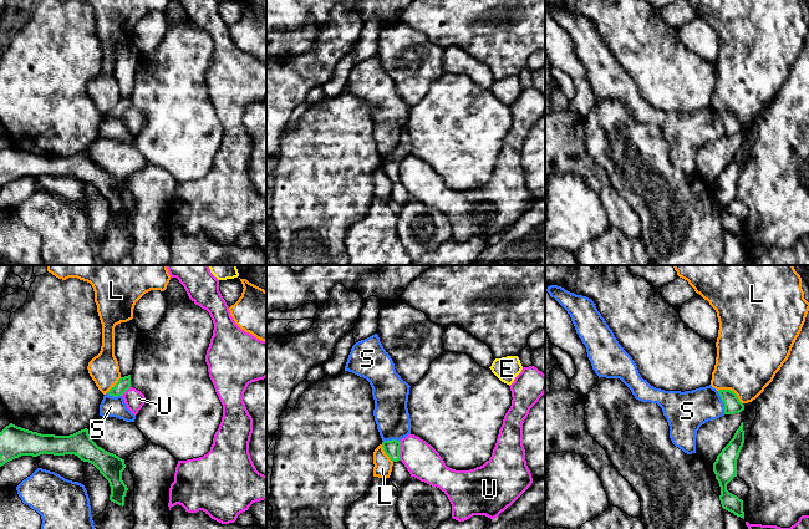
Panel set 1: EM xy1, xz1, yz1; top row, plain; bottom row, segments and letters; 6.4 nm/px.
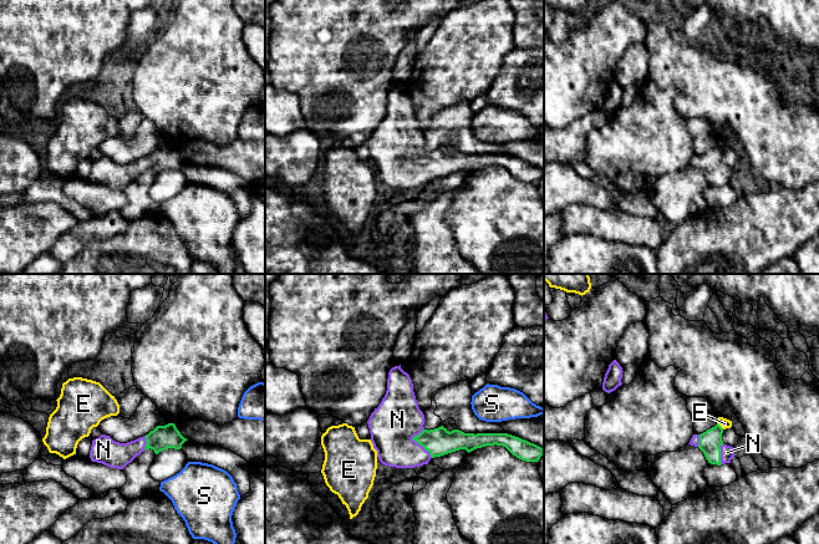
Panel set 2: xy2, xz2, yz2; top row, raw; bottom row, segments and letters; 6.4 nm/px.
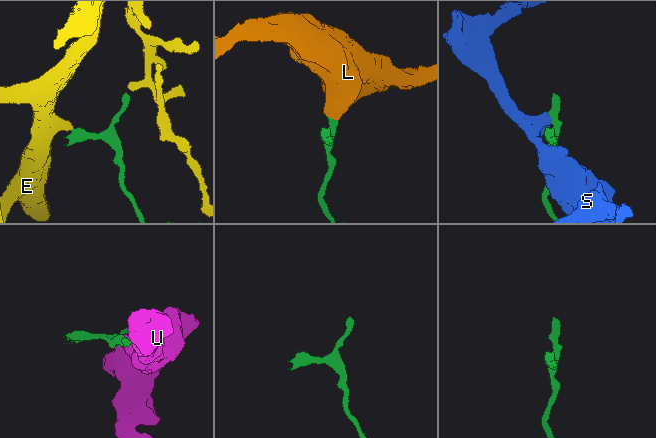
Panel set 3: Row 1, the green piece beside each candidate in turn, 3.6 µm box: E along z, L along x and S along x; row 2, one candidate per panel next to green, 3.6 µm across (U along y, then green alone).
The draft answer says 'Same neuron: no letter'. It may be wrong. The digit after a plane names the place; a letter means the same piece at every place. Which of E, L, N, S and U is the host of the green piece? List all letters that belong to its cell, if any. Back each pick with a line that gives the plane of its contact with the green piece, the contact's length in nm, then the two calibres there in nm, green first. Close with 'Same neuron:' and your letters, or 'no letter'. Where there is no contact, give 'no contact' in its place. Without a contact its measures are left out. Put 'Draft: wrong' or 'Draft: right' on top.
Draft: wrong
N: meets green in xz2; contact 200 nm long; 180 nm thick on the green side, 300 nm on the other
Same neuron: N

